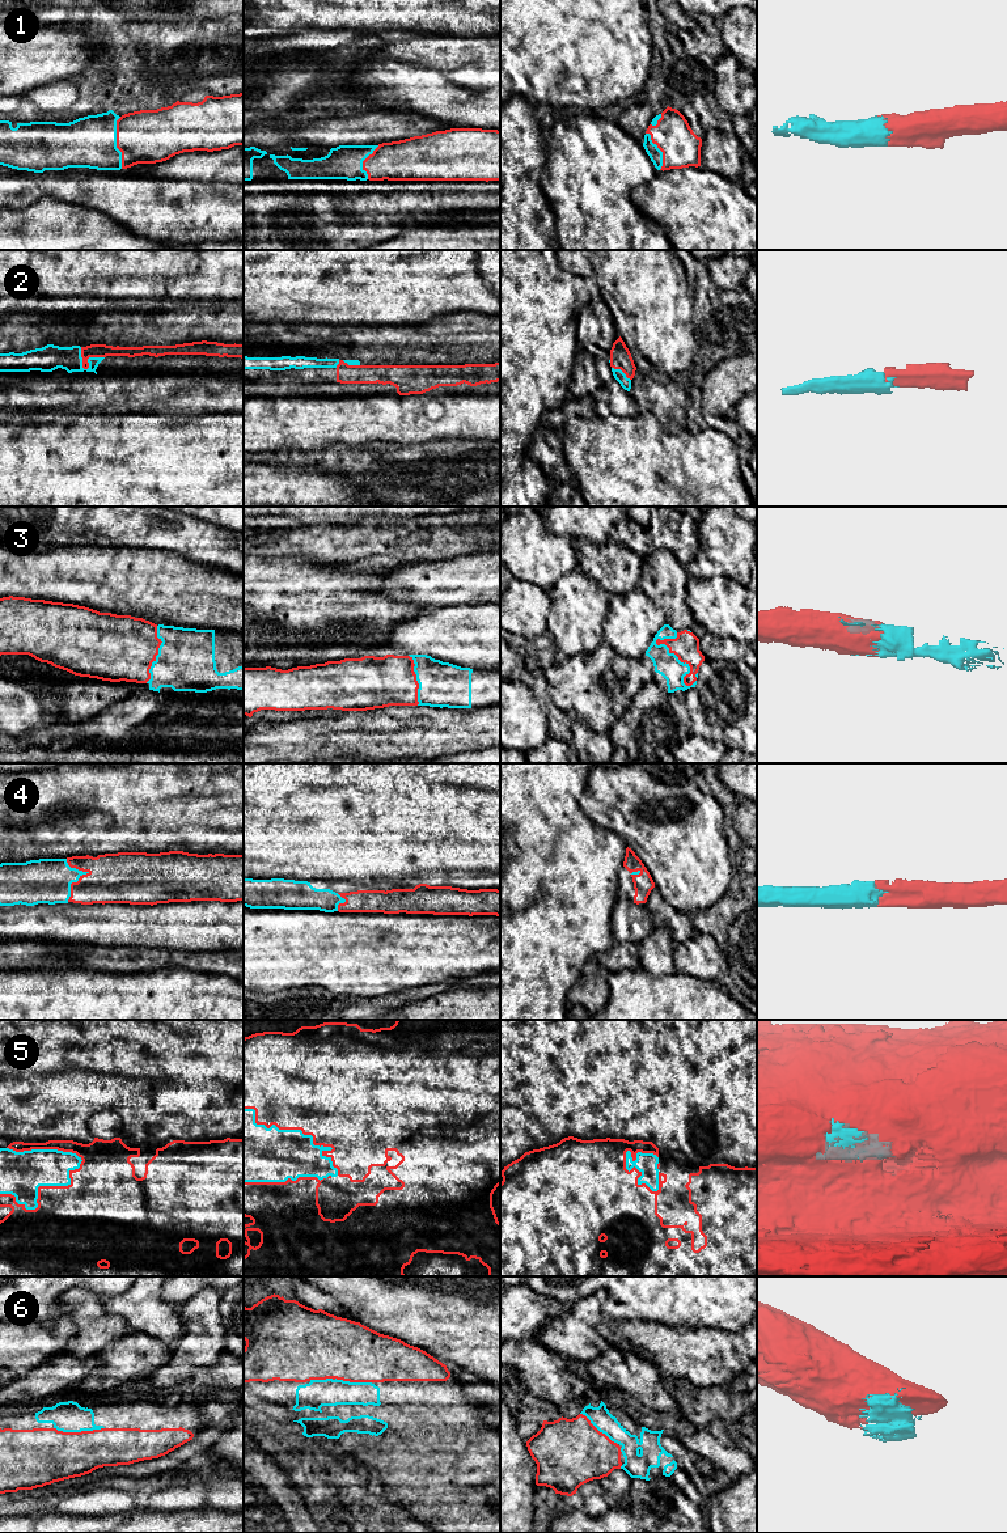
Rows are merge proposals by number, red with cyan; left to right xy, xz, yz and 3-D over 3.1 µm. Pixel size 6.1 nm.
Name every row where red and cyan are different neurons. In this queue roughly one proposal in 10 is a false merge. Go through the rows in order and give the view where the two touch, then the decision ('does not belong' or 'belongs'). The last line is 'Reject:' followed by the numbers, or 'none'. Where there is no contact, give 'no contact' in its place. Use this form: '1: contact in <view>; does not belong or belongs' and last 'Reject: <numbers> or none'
1: contact in xy; belongs
2: contact in xy; belongs
3: contact in yz; belongs
4: contact in xy; belongs
5: contact in xy; belongs
6: contact in xz; belongs
Reject: none

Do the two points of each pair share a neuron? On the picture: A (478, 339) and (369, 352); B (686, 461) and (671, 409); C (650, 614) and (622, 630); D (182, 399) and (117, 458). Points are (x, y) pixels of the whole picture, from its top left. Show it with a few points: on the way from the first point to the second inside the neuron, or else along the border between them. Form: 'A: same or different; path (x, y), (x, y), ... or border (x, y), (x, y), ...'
A: same; path (451, 335), (397, 337)
B: different; border (652, 415), (673, 433), (685, 430)
C: same; path (643, 618), (634, 619), (629, 625)
D: different; border (136, 413), (161, 413), (165, 415)

